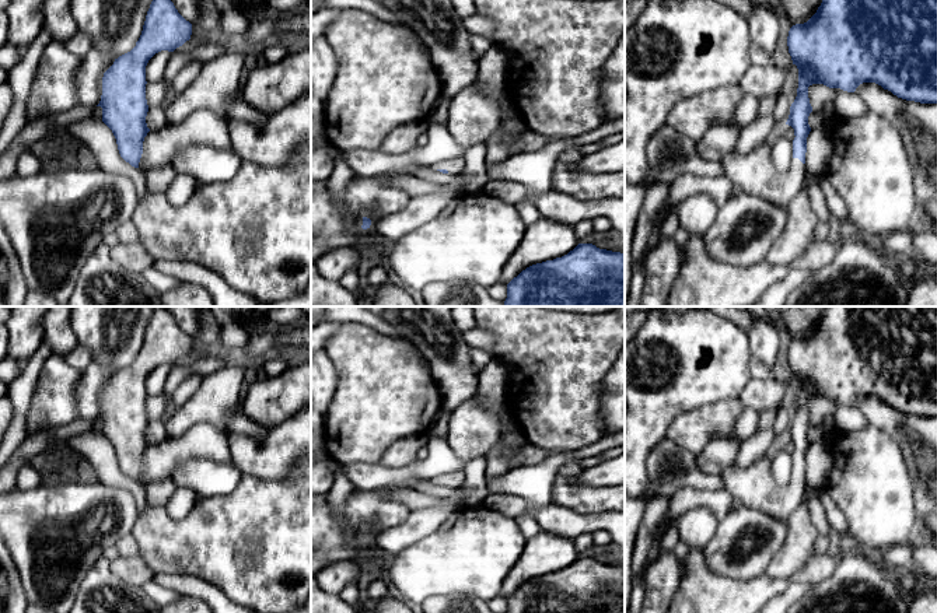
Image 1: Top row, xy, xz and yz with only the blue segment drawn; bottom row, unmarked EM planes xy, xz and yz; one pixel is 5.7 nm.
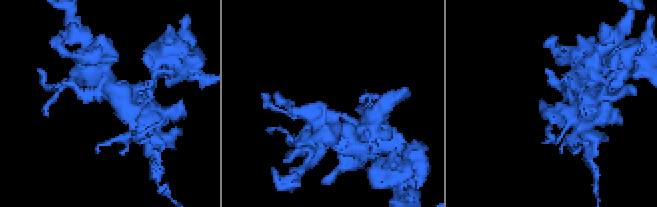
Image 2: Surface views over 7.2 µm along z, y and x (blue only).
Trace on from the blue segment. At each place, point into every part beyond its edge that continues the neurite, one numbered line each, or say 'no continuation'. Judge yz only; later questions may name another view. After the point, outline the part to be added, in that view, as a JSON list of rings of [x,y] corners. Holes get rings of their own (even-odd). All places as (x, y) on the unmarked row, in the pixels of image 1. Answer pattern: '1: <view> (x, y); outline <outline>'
1: yz (754, 486); outline [[[770,453],[747,469],[731,466],[721,473],[721,477],[724,488],[740,500],[742,507],[758,509],[780,521],[787,521],[803,504],[808,487],[805,477],[793,472],[789,486],[780,488],[772,477]]]

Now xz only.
1: xz (454, 480); outline [[[458,470],[458,472],[454,472],[454,473],[448,473],[448,474],[444,474],[444,476],[440,476],[434,480],[434,483],[447,483],[448,487],[451,488],[461,488],[462,484],[465,481],[465,473],[464,470]]]

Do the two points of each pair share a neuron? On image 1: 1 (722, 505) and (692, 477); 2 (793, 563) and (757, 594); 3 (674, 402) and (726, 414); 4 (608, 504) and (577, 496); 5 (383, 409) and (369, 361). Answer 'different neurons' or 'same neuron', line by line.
1: different neurons
2: different neurons
3: different neurons
4: same neuron
5: same neuron

